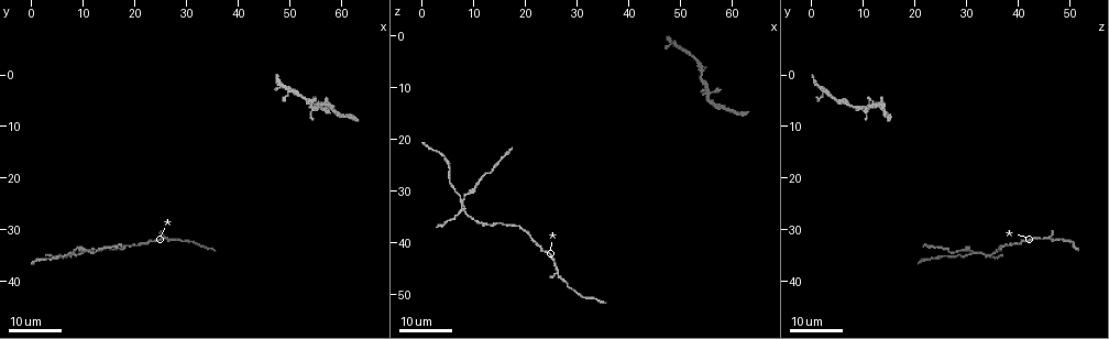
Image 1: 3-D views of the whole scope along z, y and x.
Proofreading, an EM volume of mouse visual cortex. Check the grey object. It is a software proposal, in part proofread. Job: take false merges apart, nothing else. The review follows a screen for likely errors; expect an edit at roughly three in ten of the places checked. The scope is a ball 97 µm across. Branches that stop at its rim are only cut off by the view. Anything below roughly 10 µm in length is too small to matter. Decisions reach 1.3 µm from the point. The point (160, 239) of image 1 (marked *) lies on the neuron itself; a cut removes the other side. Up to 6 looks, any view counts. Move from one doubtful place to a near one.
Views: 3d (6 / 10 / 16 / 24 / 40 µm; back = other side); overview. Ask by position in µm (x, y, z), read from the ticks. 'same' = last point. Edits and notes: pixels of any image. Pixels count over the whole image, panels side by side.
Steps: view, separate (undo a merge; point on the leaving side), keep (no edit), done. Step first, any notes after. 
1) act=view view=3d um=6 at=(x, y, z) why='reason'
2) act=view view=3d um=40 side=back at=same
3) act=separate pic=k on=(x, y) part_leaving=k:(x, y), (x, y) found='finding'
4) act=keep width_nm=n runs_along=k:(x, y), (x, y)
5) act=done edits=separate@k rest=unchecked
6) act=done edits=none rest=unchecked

act=view view=3d um=24 at=(26.0, 31.5, 45.0) why='sudden change in width'

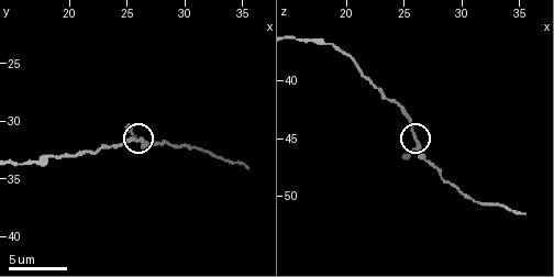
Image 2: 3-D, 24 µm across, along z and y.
act=view view=3d um=10 at=(25.8, 31.8, 44.8) why='closer look'

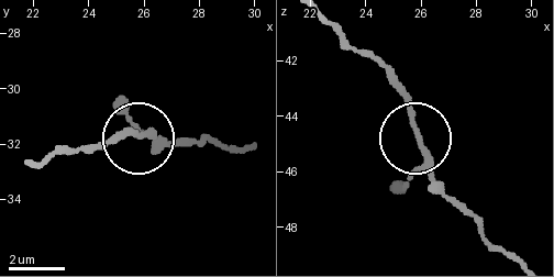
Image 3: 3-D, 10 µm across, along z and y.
act=keep runs_along=3:(111, 136), (179, 144) found='all the same neuron'

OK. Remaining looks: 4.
act=view view=3d um=16 at=(8.5, 34.0, 32.0) why='branch point'

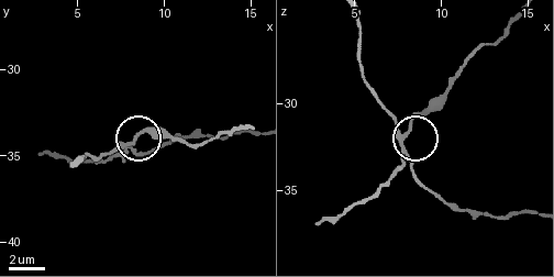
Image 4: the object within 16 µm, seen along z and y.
act=view view=3d um=6 at=(8.0, 34.3, 31.8)

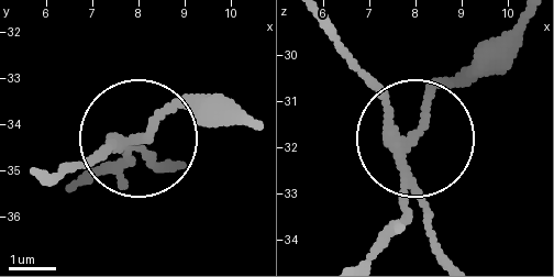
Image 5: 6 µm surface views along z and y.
act=separate pic=5 on=(386, 226) arms=3 found='a second neuron is stuck on'

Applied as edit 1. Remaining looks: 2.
act=done edits=separate@5 rest=unchecked

